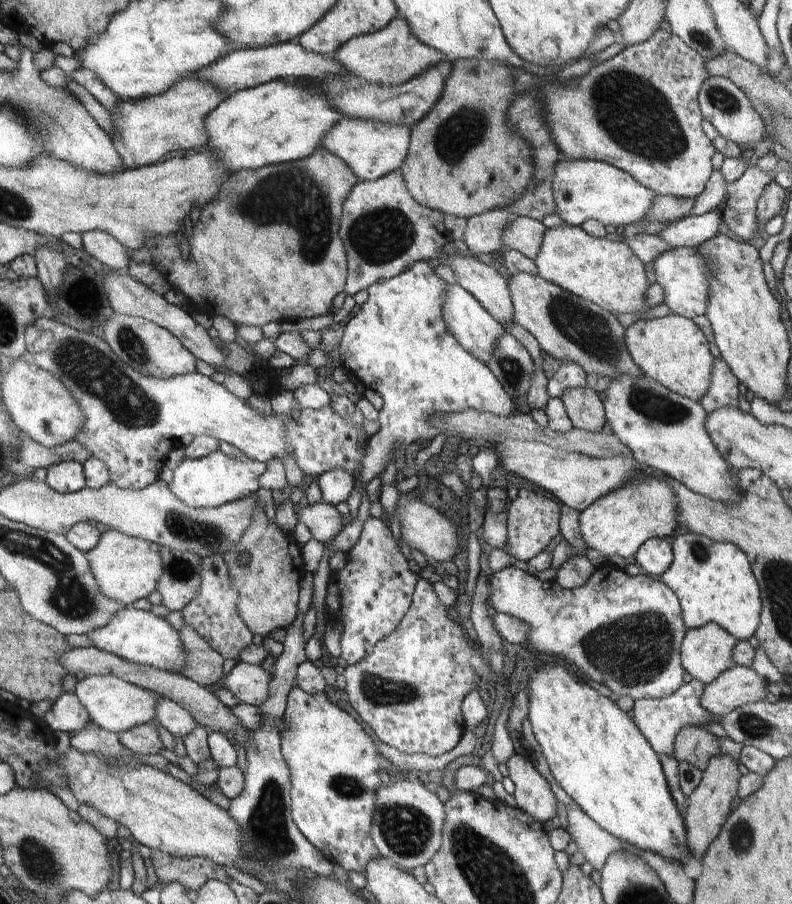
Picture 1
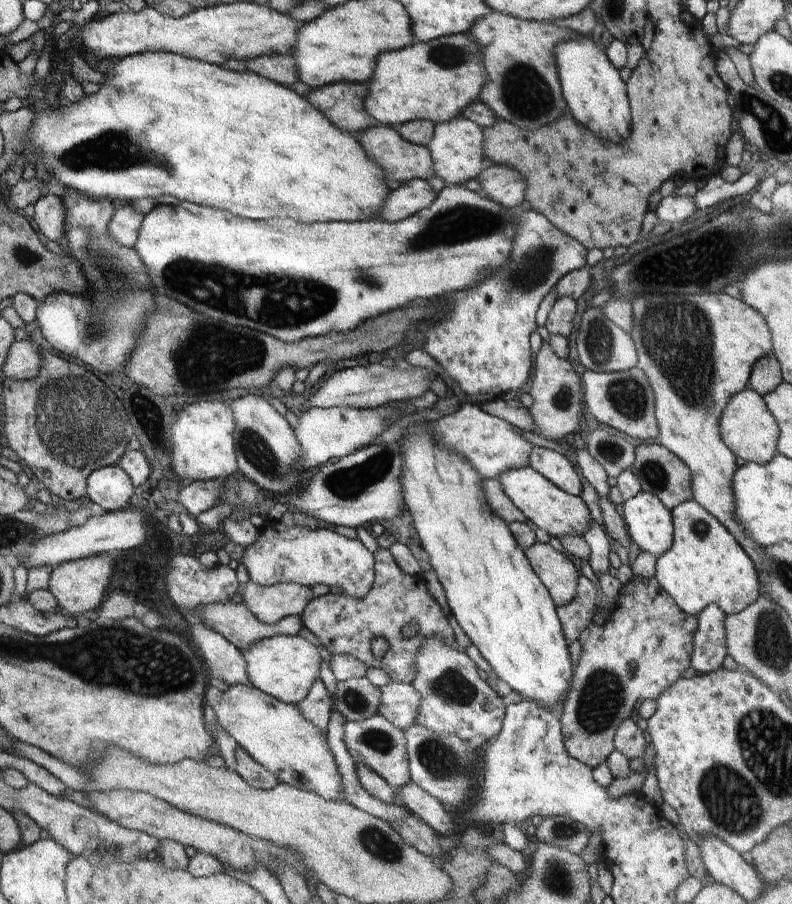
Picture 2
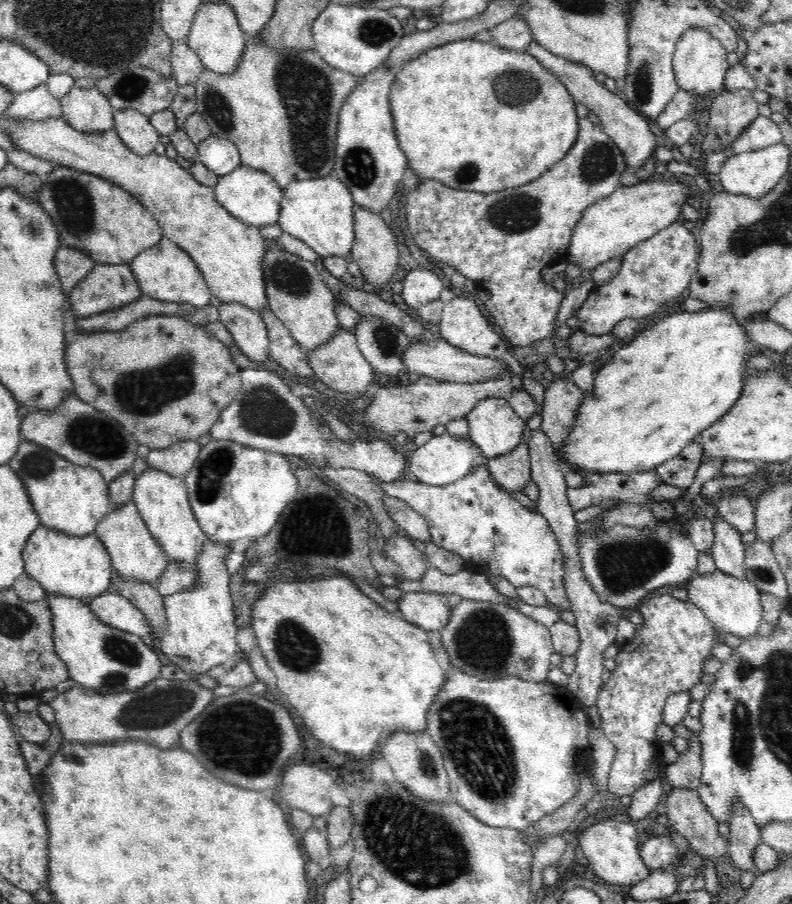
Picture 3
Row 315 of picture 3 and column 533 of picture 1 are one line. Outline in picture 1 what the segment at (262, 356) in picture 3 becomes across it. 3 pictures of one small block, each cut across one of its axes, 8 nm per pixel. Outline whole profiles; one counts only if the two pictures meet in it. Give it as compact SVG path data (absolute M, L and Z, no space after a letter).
M518 216L514 222L508 222L508 226L502 234L502 242L507 248L517 250L526 258L534 260L540 252L546 229L542 222L530 217Z

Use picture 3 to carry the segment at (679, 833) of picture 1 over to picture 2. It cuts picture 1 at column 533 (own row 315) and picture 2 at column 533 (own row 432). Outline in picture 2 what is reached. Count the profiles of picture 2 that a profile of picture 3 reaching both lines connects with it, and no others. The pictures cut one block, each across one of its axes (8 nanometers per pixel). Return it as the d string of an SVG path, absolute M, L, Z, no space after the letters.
M429 422L409 425L400 440L400 484L404 505L412 515L422 547L430 557L430 565L445 591L452 615L497 678L518 692L523 700L550 710L568 696L574 674L554 602L540 578L534 574L523 549L516 544L508 524L494 516L487 507L482 476L478 476L462 456L436 444L428 426Z

